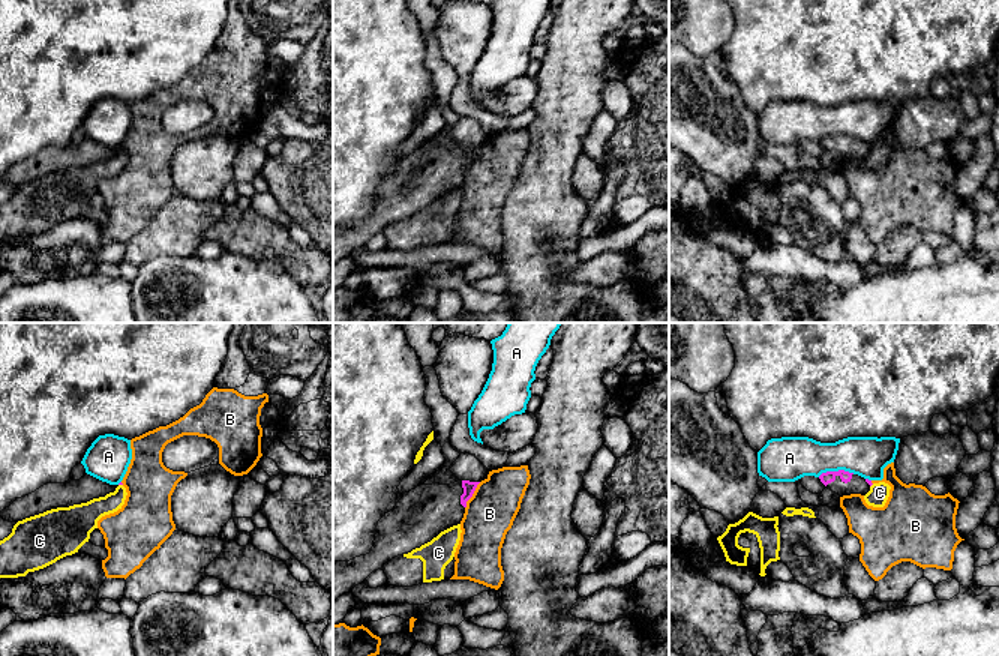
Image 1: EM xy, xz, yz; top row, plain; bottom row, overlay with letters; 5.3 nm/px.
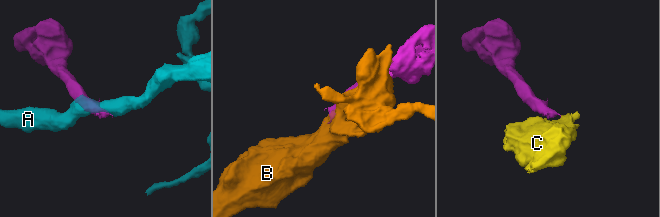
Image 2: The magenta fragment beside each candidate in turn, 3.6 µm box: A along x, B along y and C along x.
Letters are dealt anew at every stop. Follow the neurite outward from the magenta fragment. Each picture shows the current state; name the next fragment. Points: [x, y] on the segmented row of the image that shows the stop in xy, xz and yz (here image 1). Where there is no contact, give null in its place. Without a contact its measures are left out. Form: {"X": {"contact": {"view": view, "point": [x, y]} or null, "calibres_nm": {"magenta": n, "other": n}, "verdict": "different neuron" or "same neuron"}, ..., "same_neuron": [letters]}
{"A": {"contact": {"view": "yz", "point": [836, 472]}, "calibres_nm": {"magenta": 70, "other": 220}, "verdict": "different neuron"}, "B": {"contact": {"view": "xz", "point": [471, 496]}, "calibres_nm": {"magenta": 70, "other": 260}, "verdict": "different neuron"}, "C": {"contact": {"view": "xy", "point": [120, 484]}, "calibres_nm": {"magenta": 20, "other": 140}, "verdict": "different neuron"}, "same_neuron": []}

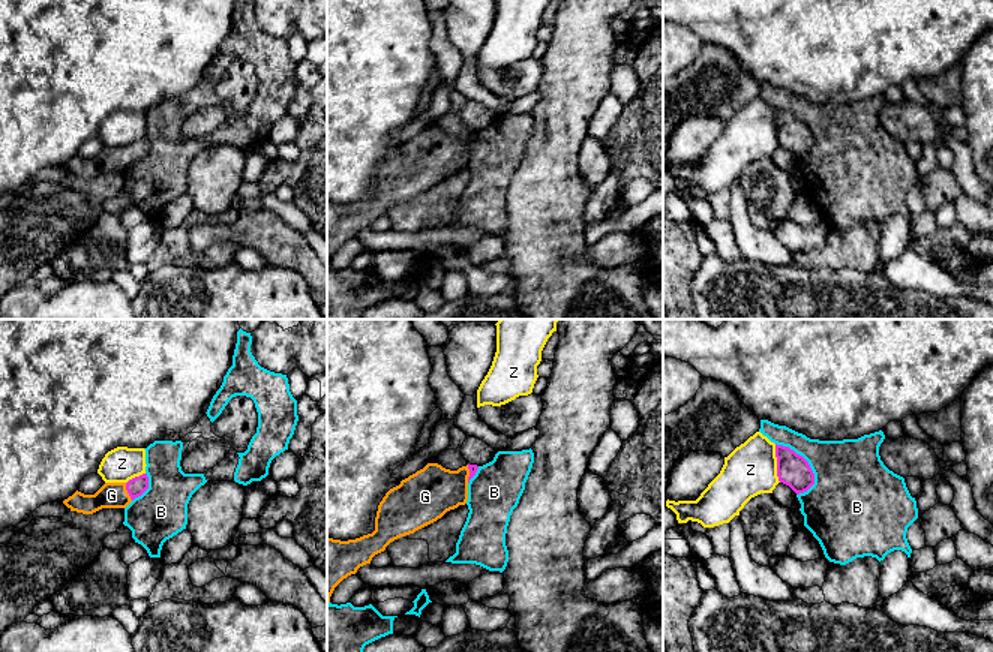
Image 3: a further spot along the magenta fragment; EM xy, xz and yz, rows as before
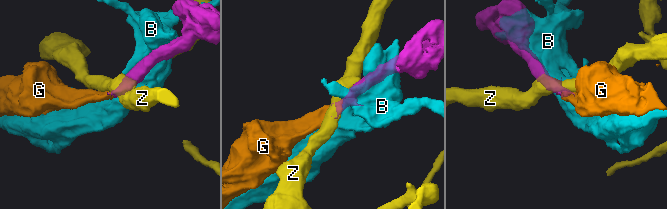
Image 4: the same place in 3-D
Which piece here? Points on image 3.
{"B": {"contact": {"view": "yz", "point": [807, 462]}, "calibres_nm": {"magenta": 180, "other": 380}, "verdict": "different neuron"}, "G": {"contact": {"view": "xy", "point": [128, 492]}, "calibres_nm": {"magenta": 100, "other": 140}, "verdict": "same neuron"}, "Z": {"contact": {"view": "yz", "point": [777, 463]}, "calibres_nm": {"magenta": 180, "other": 280}, "verdict": "different neuron"}, "same_neuron": ["G"]}

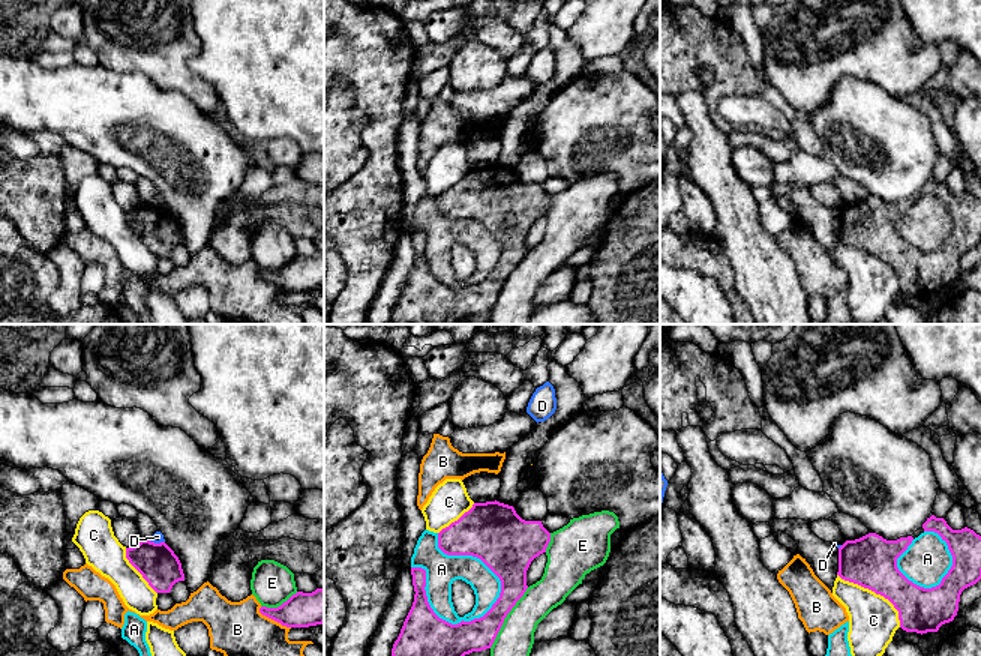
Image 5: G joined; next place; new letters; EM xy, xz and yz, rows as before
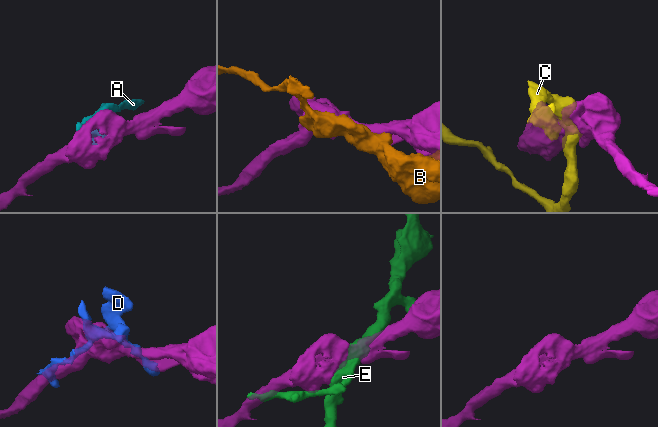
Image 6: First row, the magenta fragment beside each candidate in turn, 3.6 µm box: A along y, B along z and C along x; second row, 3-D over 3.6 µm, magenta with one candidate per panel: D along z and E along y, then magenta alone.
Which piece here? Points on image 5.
{"A": {"contact": {"view": "xz", "point": [482, 560]}, "calibres_nm": {"magenta": 320, "other": 170}, "verdict": "different neuron"}, "B": {"contact": {"view": "xy", "point": [273, 619]}, "calibres_nm": {"magenta": 190, "other": 280}, "verdict": "different neuron"}, "C": {"contact": {"view": "yz", "point": [876, 593]}, "calibres_nm": {"magenta": 280, "other": 260}, "verdict": "different neuron"}, "D": {"contact": {"view": "xy", "point": [156, 544]}, "calibres_nm": {"magenta": 220, "other": 60}, "verdict": "different neuron"}, "E": {"contact": {"view": "xz", "point": [506, 616]}, "calibres_nm": {"magenta": 170, "other": 190}, "verdict": "different neuron"}, "same_neuron": []}

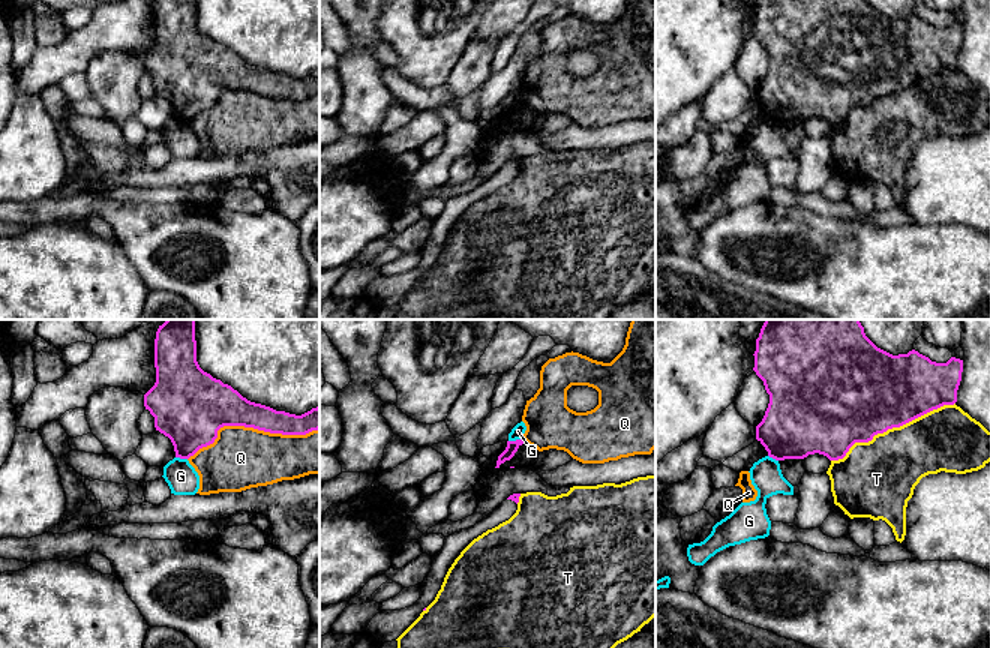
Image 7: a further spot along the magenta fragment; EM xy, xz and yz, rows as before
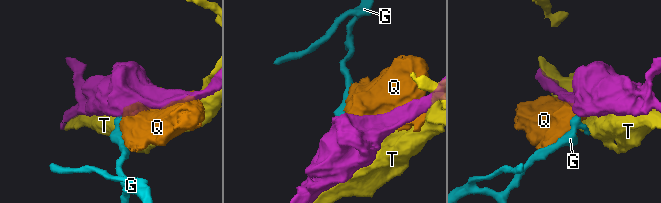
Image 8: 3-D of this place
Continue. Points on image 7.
{"G": {"contact": {"view": "xz", "point": [516, 440]}, "calibres_nm": {"magenta": 70, "other": 70}, "verdict": "different neuron"}, "Q": {"contact": {"view": "xy", "point": [249, 426]}, "calibres_nm": {"magenta": 280, "other": 340}, "verdict": "different neuron"}, "T": {"contact": {"view": "yz", "point": [891, 428]}, "calibres_nm": {"magenta": 480, "other": 380}, "verdict": "different neuron"}, "same_neuron": []}

